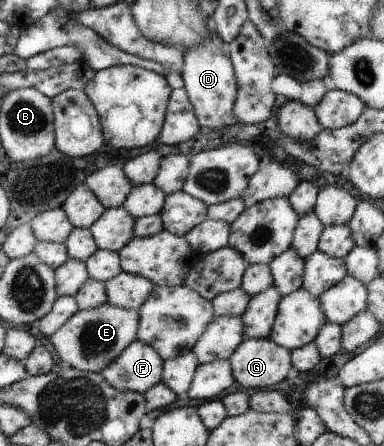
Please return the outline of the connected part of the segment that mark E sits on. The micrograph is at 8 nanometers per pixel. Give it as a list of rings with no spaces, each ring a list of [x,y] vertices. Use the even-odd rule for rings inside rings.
[[[108,302],[104,306],[81,309],[66,326],[52,338],[54,348],[64,364],[84,372],[103,373],[108,370],[140,338],[140,312]]]

